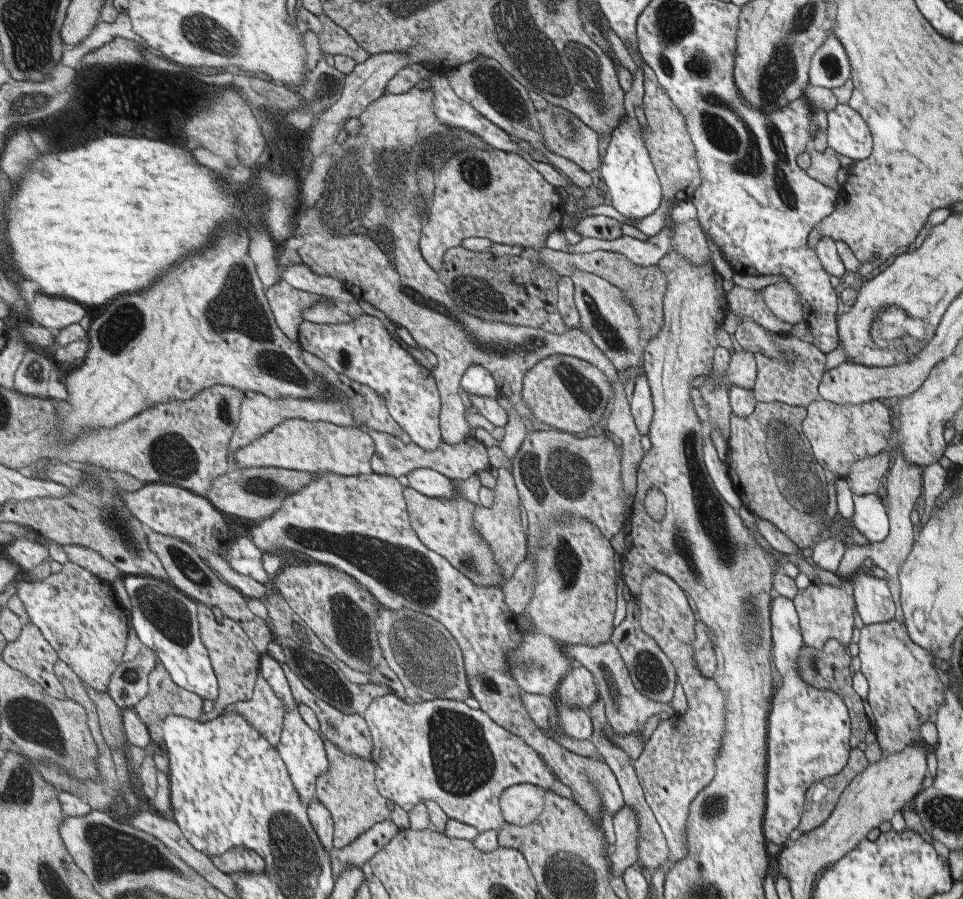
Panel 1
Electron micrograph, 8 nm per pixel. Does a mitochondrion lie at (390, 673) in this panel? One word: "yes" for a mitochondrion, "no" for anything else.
yes

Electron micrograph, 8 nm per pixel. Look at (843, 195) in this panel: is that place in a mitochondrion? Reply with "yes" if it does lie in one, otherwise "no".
no

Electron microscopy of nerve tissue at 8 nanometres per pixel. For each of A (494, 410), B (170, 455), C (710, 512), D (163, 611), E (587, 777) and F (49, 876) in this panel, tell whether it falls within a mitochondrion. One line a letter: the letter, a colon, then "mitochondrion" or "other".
A: other
B: mitochondrion
C: mitochondrion
D: mitochondrion
E: mitochondrion
F: mitochondrion

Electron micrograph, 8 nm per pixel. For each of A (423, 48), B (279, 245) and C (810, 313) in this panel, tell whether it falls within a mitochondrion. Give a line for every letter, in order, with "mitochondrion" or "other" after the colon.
A: other
B: other
C: other

